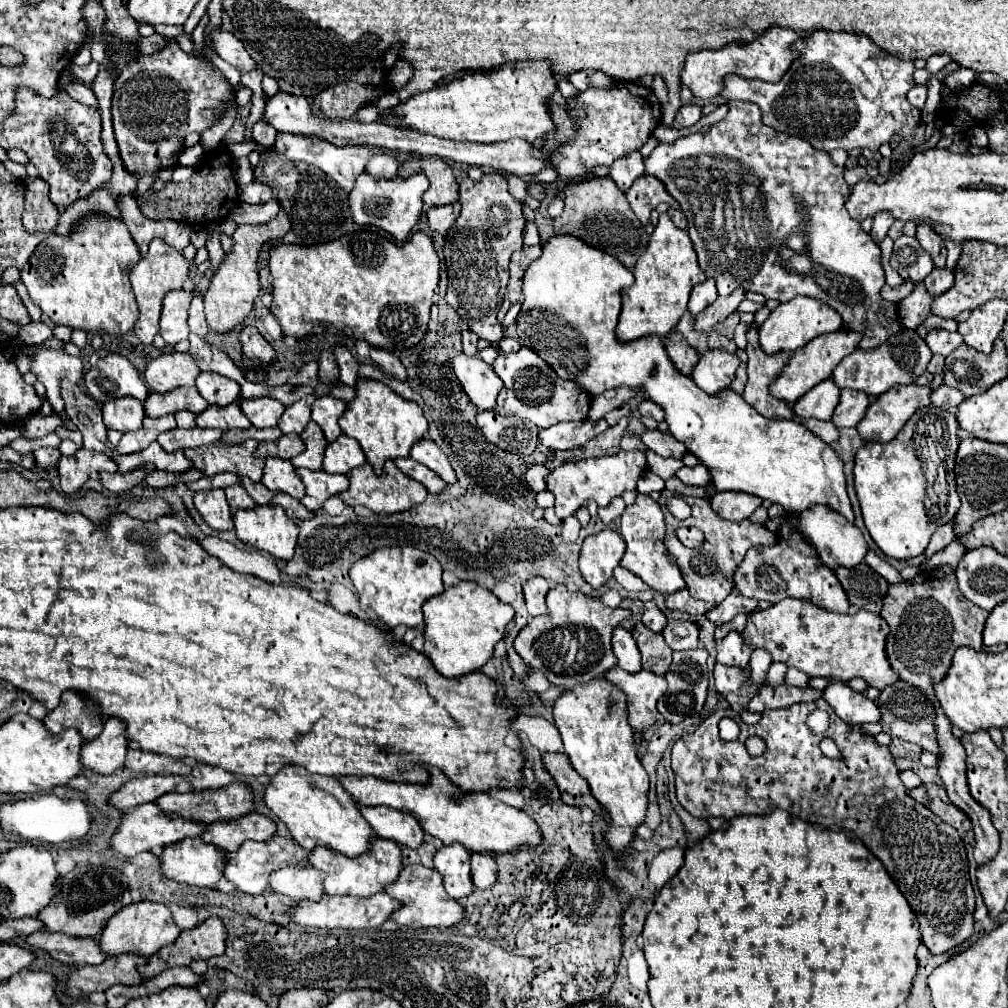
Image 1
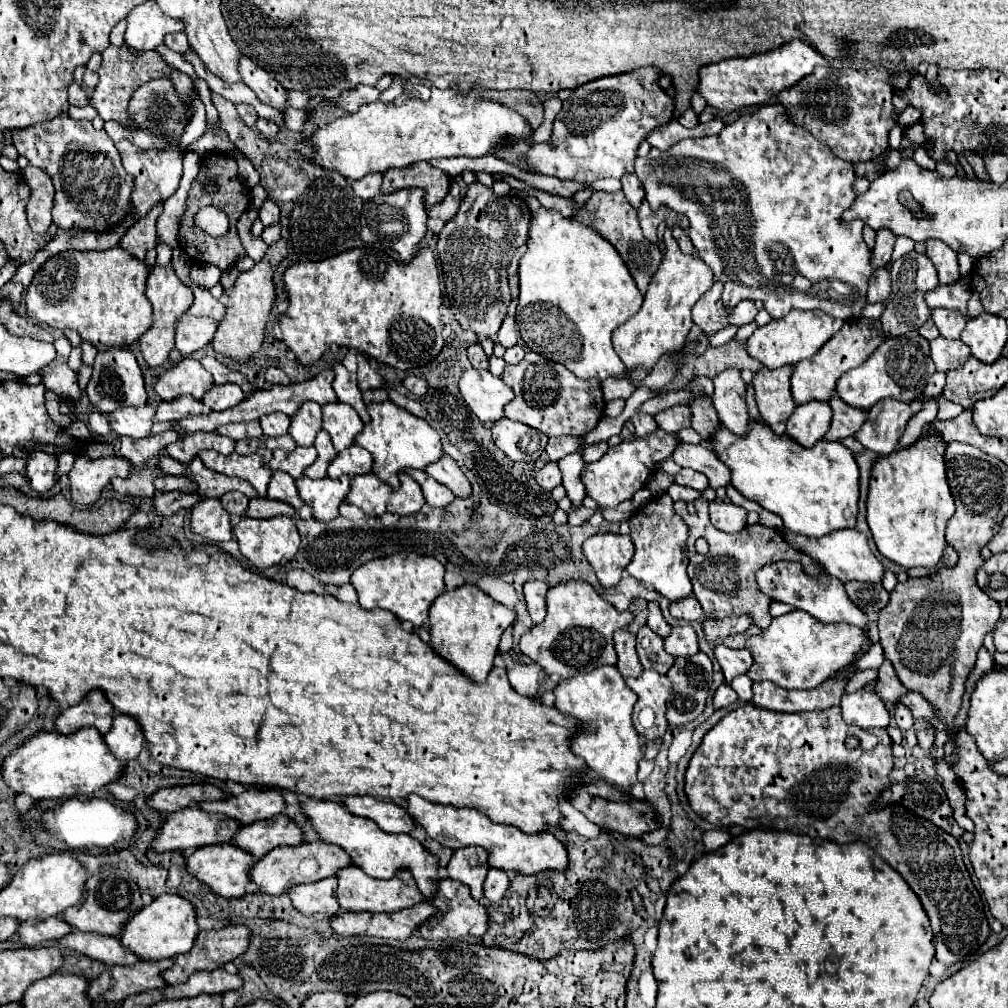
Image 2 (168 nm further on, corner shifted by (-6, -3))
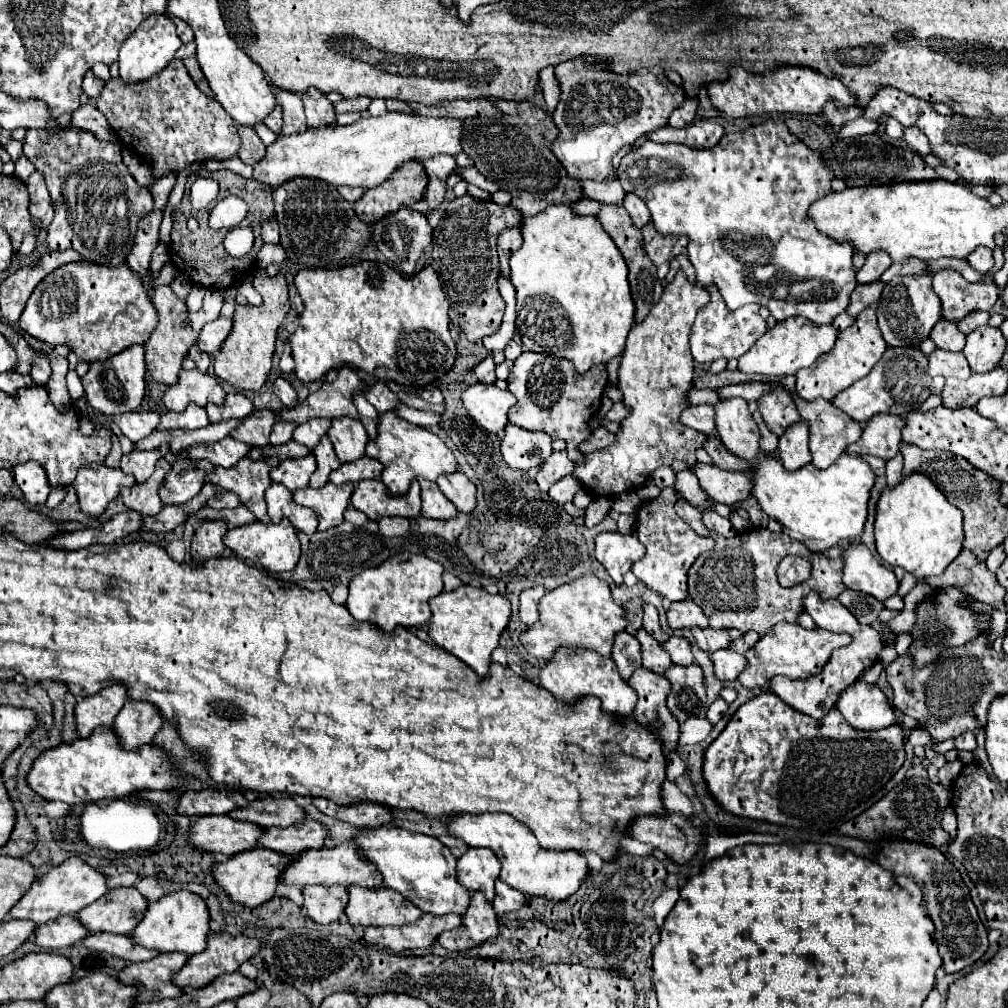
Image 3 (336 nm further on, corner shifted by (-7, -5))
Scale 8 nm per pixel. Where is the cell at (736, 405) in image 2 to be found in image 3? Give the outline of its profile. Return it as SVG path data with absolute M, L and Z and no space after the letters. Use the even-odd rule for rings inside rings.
M729 398L715 404L715 422L721 442L735 456L755 460L759 454L759 428L751 418L747 400Z

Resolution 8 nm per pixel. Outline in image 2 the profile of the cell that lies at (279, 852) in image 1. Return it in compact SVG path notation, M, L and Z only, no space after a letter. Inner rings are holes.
M312 842L312 844L298 844L298 846L278 846L270 850L262 860L258 860L250 872L252 882L260 886L262 892L266 894L282 894L288 892L296 884L306 884L306 882L318 882L322 878L334 876L340 868L352 866L350 858L342 848L336 844L326 844L326 842Z

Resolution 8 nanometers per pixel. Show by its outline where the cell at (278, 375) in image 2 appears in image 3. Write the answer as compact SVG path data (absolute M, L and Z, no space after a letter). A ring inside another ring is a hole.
M277 378L273 382L273 392L277 394L277 398L285 404L285 406L295 406L297 404L297 394L293 390L293 386L285 380L285 378Z

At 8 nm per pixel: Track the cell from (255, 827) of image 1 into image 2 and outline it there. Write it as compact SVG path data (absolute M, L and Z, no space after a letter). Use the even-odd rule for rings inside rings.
M280 814L270 820L242 826L236 832L232 844L250 852L254 858L262 858L272 848L296 846L302 842L302 838L304 838L302 828L296 822L292 822L286 814Z

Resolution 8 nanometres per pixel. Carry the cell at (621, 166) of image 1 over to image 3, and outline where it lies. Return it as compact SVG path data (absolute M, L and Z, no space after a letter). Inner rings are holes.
M627 192L625 194L625 198L623 198L623 206L625 206L625 210L629 212L629 216L631 216L631 220L633 220L633 224L637 226L637 228L643 228L647 222L649 222L649 210L647 210L647 206L645 206L645 202L637 196L637 194L631 194L631 192Z

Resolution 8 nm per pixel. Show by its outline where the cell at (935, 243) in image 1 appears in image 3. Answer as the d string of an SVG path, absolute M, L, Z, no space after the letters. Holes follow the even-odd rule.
M937 270L933 290L943 302L943 318L959 322L971 310L991 310L999 298L995 284L971 284L957 270Z

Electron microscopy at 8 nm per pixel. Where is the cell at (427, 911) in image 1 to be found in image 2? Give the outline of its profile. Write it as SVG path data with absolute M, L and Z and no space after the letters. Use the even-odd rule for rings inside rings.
M440 880L438 882L438 894L432 900L432 904L436 904L440 908L440 914L430 918L426 924L422 924L418 928L418 934L422 938L432 940L432 936L436 938L462 938L462 936L484 936L484 932L488 930L488 912L480 902L474 902L474 898L470 896L470 888L466 888L462 882L456 880Z

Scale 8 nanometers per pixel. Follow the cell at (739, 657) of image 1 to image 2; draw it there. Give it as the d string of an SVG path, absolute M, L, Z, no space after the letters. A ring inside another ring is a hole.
M720 644L720 646L714 648L714 656L716 656L716 660L718 660L720 668L722 668L722 674L724 674L724 678L728 682L732 678L740 676L740 674L746 674L746 670L752 664L752 656L750 656L750 652L746 648L730 650L730 648Z

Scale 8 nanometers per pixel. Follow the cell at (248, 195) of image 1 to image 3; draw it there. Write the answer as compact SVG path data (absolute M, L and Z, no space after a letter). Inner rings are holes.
M269 218L261 224L261 238L263 238L263 242L279 244L279 226L277 226L275 218Z

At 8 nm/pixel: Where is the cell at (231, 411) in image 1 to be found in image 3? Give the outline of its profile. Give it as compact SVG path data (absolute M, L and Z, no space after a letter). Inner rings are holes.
M259 410L251 418L247 418L239 428L231 430L229 436L233 436L239 442L245 442L247 446L267 446L269 444L269 434L275 424L275 414L273 410Z

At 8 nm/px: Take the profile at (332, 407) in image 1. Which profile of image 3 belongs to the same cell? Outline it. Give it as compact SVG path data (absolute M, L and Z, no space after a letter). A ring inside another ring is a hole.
M333 418L327 436L333 442L341 462L353 462L355 458L361 458L365 454L365 444L369 442L363 424L355 418Z

